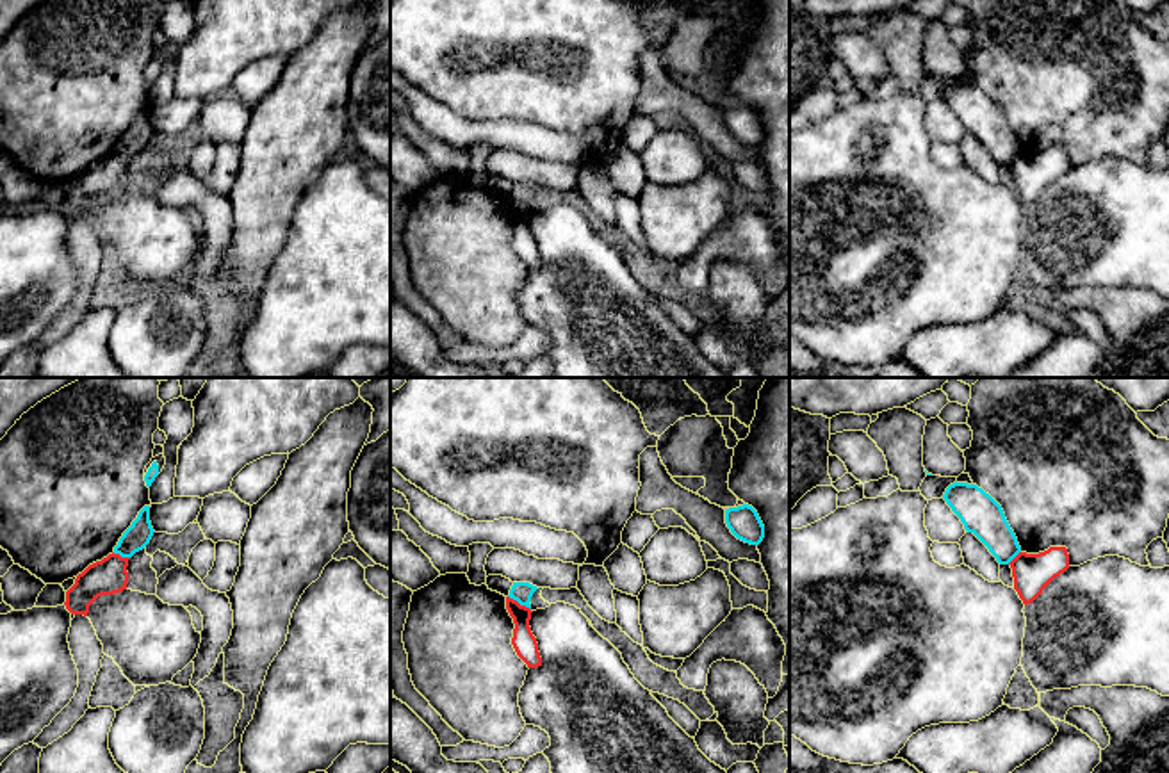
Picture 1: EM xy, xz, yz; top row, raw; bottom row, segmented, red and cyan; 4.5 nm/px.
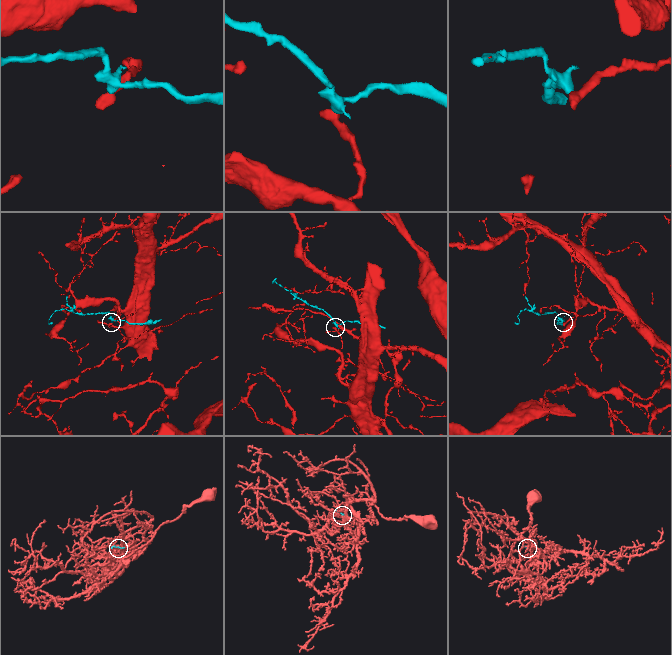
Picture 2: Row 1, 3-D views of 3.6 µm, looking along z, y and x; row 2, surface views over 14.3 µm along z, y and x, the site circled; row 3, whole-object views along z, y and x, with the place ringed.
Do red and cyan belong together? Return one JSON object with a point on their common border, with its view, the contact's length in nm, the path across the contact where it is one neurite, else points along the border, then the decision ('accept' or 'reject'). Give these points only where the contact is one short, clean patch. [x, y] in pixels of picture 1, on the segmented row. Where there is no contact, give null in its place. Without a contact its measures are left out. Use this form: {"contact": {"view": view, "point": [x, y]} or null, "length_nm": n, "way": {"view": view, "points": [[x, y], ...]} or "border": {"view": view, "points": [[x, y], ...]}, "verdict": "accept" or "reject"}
{"contact": {"view": "xz", "point": [517, 602]}, "length_nm": 120, "border": {"view": "xz", "points": [[508, 595], [530, 610]]}, "verdict": "reject"}

